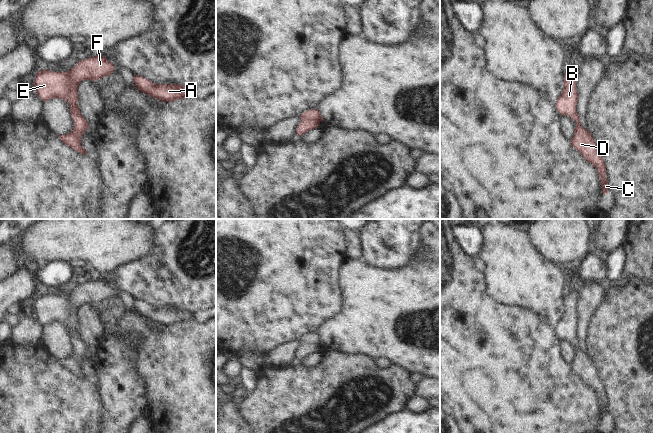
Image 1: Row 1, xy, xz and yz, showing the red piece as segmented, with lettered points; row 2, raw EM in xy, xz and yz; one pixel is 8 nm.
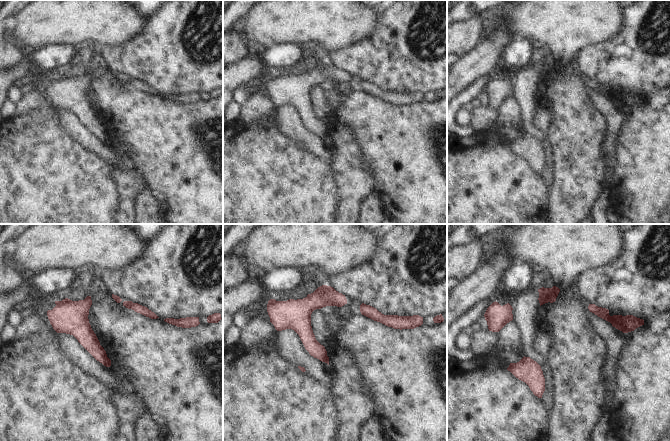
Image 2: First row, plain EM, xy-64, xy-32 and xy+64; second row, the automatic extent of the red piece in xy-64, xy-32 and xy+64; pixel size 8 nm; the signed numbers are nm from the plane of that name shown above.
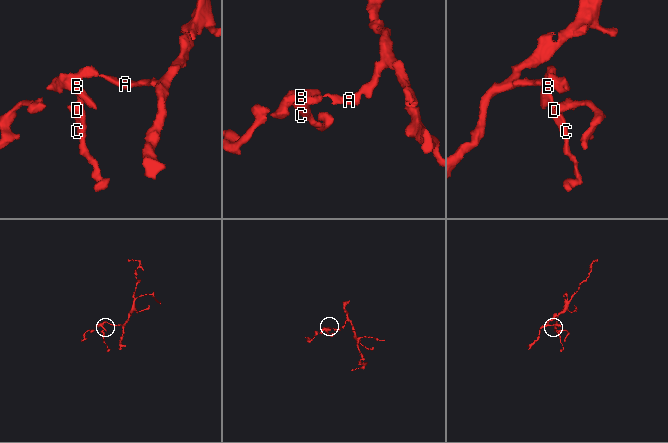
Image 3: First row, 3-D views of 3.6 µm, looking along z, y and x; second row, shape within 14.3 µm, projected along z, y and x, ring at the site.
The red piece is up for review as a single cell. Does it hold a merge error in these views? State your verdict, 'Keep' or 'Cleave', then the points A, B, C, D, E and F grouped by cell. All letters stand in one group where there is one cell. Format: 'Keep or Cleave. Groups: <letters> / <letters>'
Keep. Groups: A B C D E F.

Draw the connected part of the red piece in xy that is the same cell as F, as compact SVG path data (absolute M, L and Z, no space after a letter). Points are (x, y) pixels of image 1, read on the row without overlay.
M102 278L100 280L86 282L78 285L74 292L67 296L52 296L49 294L41 294L36 298L33 306L36 318L45 326L50 323L59 322L65 324L69 329L69 334L74 346L73 354L65 359L60 359L60 364L69 371L73 372L80 378L85 378L87 375L81 370L81 361L83 357L89 353L88 345L82 340L78 331L78 309L82 304L96 305L105 300L110 300L114 296L114 290Z

